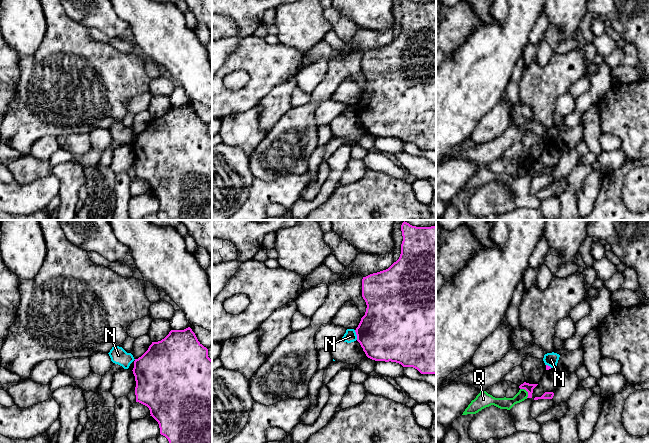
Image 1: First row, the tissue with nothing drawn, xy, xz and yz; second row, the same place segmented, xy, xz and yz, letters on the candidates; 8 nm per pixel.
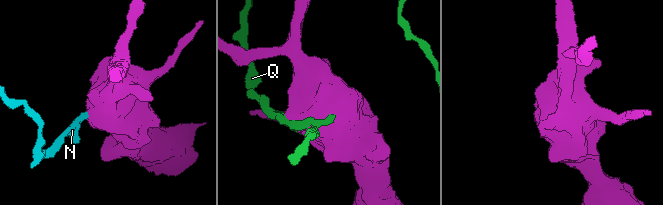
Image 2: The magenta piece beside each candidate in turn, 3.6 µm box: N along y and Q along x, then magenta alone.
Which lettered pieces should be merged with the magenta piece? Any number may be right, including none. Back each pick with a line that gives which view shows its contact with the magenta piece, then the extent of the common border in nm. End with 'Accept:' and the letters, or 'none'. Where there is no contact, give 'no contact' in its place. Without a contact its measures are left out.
Accept: none

